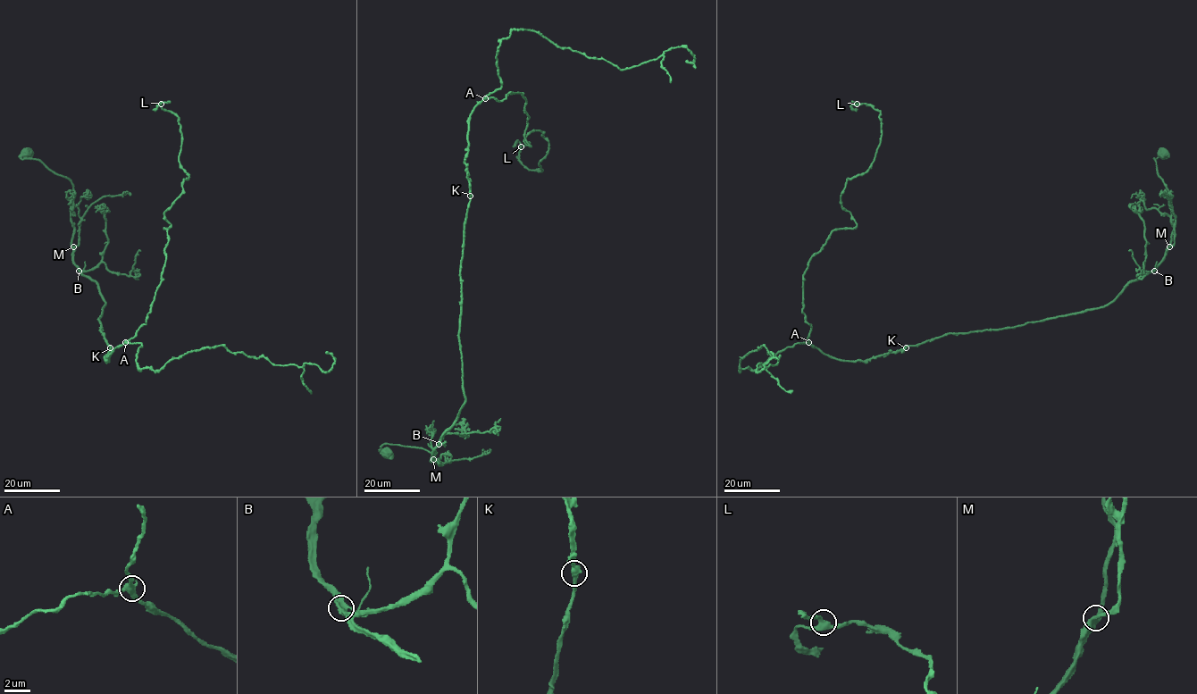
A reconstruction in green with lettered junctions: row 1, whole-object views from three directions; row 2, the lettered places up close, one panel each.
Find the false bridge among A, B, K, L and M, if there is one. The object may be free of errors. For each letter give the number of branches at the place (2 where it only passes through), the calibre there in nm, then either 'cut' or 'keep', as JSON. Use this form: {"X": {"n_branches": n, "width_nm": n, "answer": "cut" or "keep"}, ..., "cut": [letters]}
{"A": {"n_branches": 3, "width_nm": 380, "answer": "keep"}, "B": {"n_branches": 3, "width_nm": 400, "answer": "keep"}, "K": {"n_branches": 3, "width_nm": 360, "answer": "keep"}, "L": {"n_branches": 3, "width_nm": 360, "answer": "keep"}, "M": {"n_branches": 3, "width_nm": 400, "answer": "keep"}, "cut": []}

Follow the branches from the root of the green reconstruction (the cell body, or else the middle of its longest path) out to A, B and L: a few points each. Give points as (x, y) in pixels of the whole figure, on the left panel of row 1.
A: (109, 351), (104, 357), (106, 360), (115, 347), (125, 341)
B: (109, 351), (110, 346), (100, 330), (99, 321), (105, 301), (96, 282), (79, 271)
L: (109, 351), (106, 360), (146, 323), (165, 261), (164, 213), (188, 177), (179, 162), (178, 118), (161, 103)

